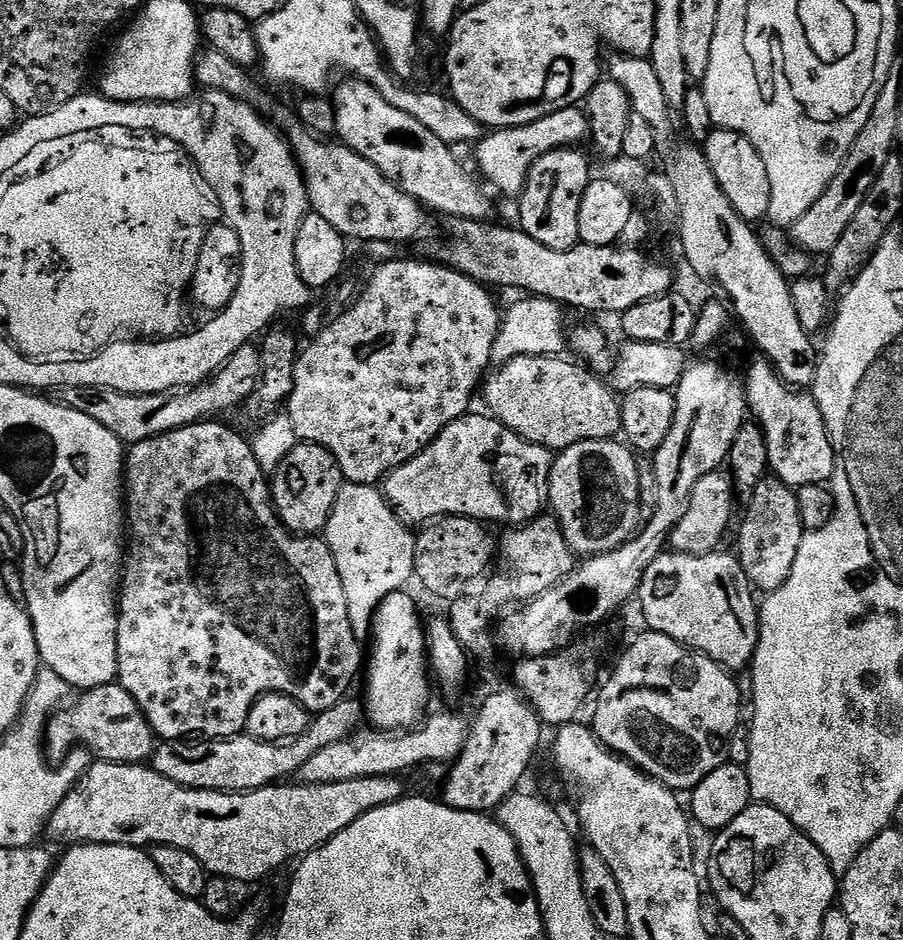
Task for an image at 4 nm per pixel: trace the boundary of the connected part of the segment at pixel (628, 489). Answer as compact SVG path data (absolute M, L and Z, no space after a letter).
M618 441L578 442L563 449L552 461L548 503L573 553L584 558L608 553L627 543L642 524L637 457L627 443Z

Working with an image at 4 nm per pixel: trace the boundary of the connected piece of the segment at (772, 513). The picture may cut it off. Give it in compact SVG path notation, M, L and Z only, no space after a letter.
M769 474L762 482L758 482L752 495L747 497L746 504L748 504L748 513L740 524L740 537L736 540L735 551L753 589L760 591L761 588L761 593L767 594L781 588L786 578L790 578L790 570L794 570L794 558L798 558L798 546L802 542L806 529L798 510L796 489L777 479L775 475Z

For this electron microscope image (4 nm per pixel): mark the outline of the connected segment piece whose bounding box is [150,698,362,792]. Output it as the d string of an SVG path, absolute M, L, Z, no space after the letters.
M352 699L339 700L333 708L319 713L300 736L283 742L256 740L253 736L241 734L228 736L225 740L196 738L191 742L182 739L157 743L150 757L150 767L170 778L170 782L178 782L187 788L205 788L215 792L249 792L255 788L267 788L289 777L286 775L290 772L297 773L306 758L318 750L345 740L357 731L356 715L361 715L362 704L359 699Z

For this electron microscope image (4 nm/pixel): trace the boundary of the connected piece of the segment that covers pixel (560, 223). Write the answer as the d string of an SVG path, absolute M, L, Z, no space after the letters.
M576 146L552 148L550 154L542 154L542 158L532 164L532 169L524 177L524 189L518 197L518 227L536 242L542 242L542 246L550 246L550 250L570 250L580 243L578 210L582 206L582 194L586 194L588 181L594 176L580 150Z

